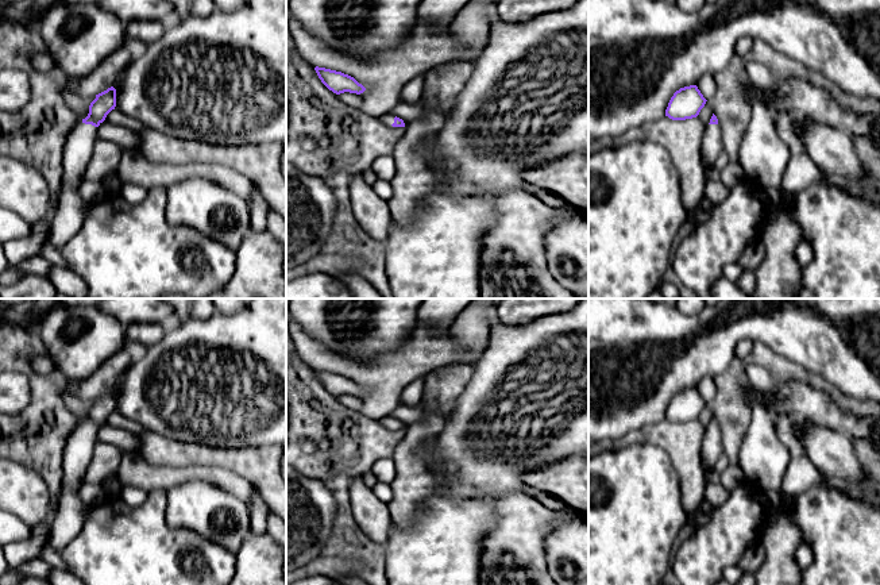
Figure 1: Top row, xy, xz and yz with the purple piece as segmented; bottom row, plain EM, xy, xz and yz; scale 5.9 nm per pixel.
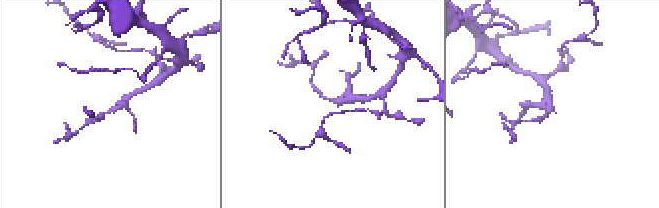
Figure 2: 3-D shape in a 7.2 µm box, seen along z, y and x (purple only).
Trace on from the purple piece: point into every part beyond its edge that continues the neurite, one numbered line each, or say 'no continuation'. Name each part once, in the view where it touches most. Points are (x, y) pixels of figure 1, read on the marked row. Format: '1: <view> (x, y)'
1: xy (68, 218)

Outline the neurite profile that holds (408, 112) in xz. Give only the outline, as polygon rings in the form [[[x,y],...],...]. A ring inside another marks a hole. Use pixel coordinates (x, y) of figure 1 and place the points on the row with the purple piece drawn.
[[[398,103],[389,115],[402,119],[406,126],[421,119],[422,111],[418,105]]]

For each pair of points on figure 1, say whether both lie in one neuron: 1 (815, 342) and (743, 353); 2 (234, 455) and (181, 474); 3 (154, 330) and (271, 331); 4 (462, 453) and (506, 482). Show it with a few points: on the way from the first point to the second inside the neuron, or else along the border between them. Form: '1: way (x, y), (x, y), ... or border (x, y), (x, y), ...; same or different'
1: border (751, 339), (741, 339), (737, 343), (734, 360); different
2: border (177, 466), (217, 465), (238, 474); different
3: border (165, 333), (147, 347); different
4: way (473, 461), (481, 469), (489, 470), (496, 476); same

